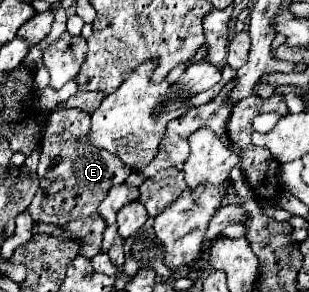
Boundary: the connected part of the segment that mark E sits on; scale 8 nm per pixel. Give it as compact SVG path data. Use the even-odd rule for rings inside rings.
M56 106L48 114L38 164L40 188L32 204L28 206L28 212L34 222L64 226L70 220L96 214L100 202L108 196L108 190L116 184L122 184L132 172L124 162L120 162L120 158L112 156L106 150L94 146L82 148L82 144L78 144L76 140L82 138L88 132L88 128L90 128L90 114L84 110Z

